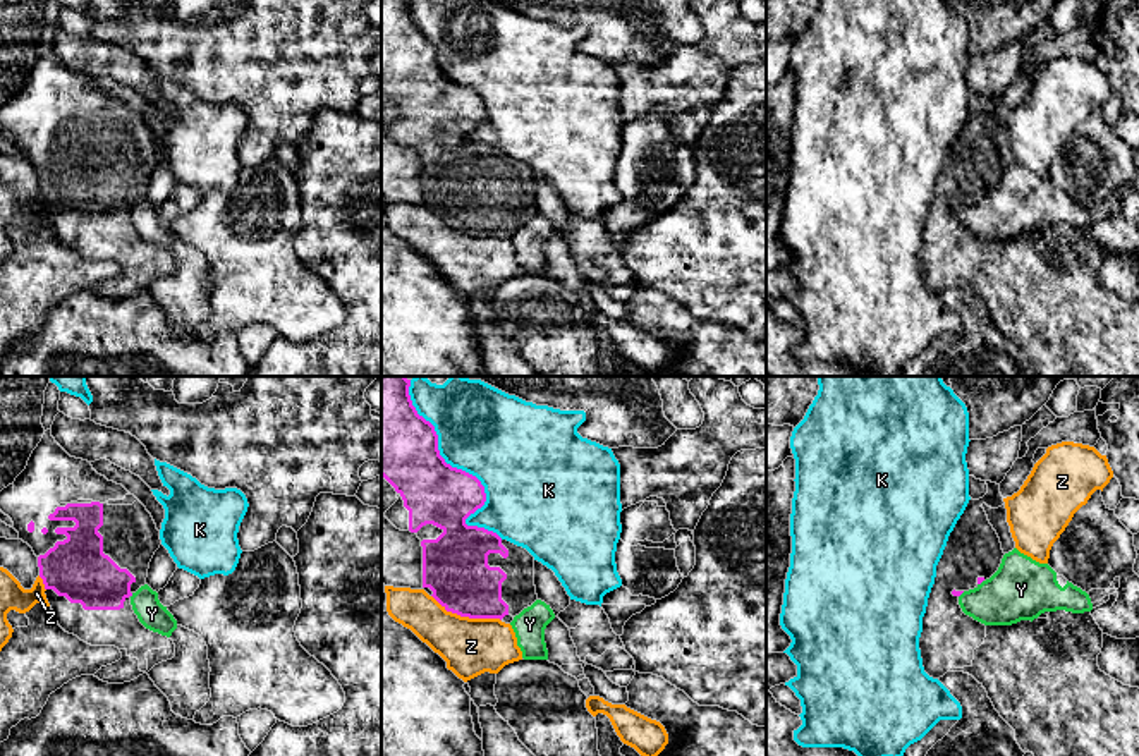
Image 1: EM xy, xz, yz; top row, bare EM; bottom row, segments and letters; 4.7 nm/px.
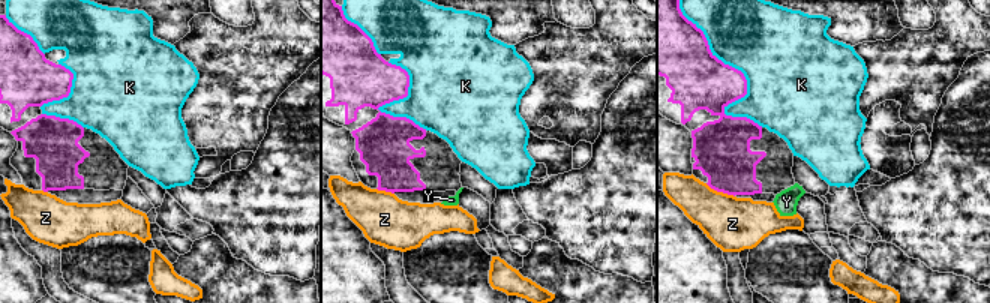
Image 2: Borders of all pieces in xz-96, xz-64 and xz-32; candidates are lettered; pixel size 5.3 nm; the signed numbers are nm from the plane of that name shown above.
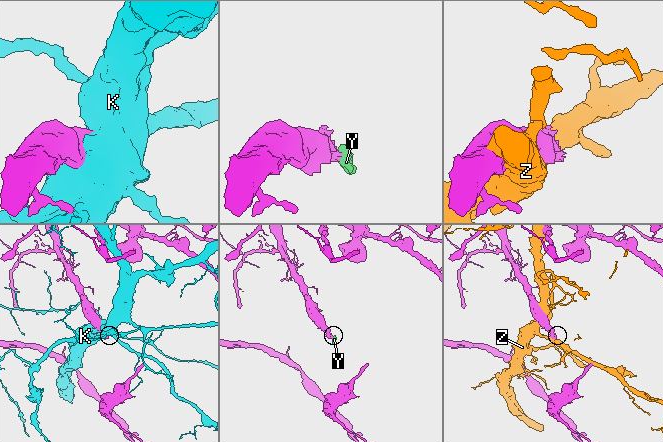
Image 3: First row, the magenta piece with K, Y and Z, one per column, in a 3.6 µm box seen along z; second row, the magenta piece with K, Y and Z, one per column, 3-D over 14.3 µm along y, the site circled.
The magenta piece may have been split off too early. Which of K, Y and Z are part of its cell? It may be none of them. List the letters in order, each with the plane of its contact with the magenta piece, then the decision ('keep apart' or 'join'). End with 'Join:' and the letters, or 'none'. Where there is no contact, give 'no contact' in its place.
K: xz | keep apart
Y: yz | keep apart
Z: xz | keep apart
Join: none

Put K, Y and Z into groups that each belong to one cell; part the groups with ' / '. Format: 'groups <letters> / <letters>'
groups K / Y / Z

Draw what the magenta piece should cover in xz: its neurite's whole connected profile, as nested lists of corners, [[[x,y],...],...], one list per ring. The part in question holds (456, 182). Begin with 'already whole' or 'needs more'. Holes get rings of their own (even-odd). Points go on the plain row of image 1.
needs more; [[[381,0],[381,91],[399,108],[385,132],[421,155],[423,203],[447,227],[515,232],[538,215],[534,172],[466,139],[484,120],[484,101],[445,77],[435,41],[417,29],[409,2]]]

